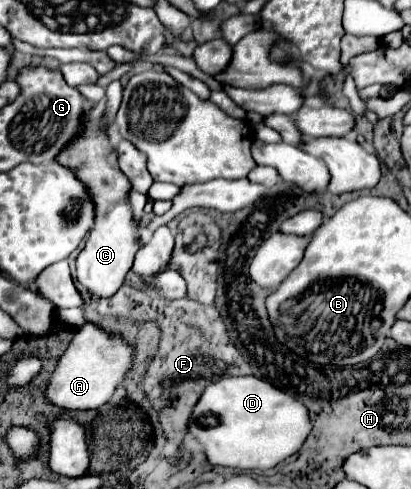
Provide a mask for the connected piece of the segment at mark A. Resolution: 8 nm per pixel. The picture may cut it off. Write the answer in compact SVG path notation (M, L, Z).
M85 323L77 329L67 351L59 357L59 363L51 373L51 379L43 393L53 405L61 409L69 409L69 411L97 409L113 395L121 379L125 377L127 369L131 367L131 359L133 359L133 349L129 345L109 337L99 327Z

